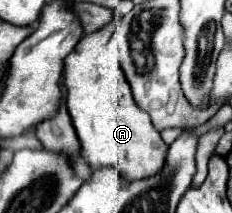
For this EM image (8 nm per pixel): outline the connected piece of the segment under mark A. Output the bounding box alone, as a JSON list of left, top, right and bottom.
[63,27,167,181]

